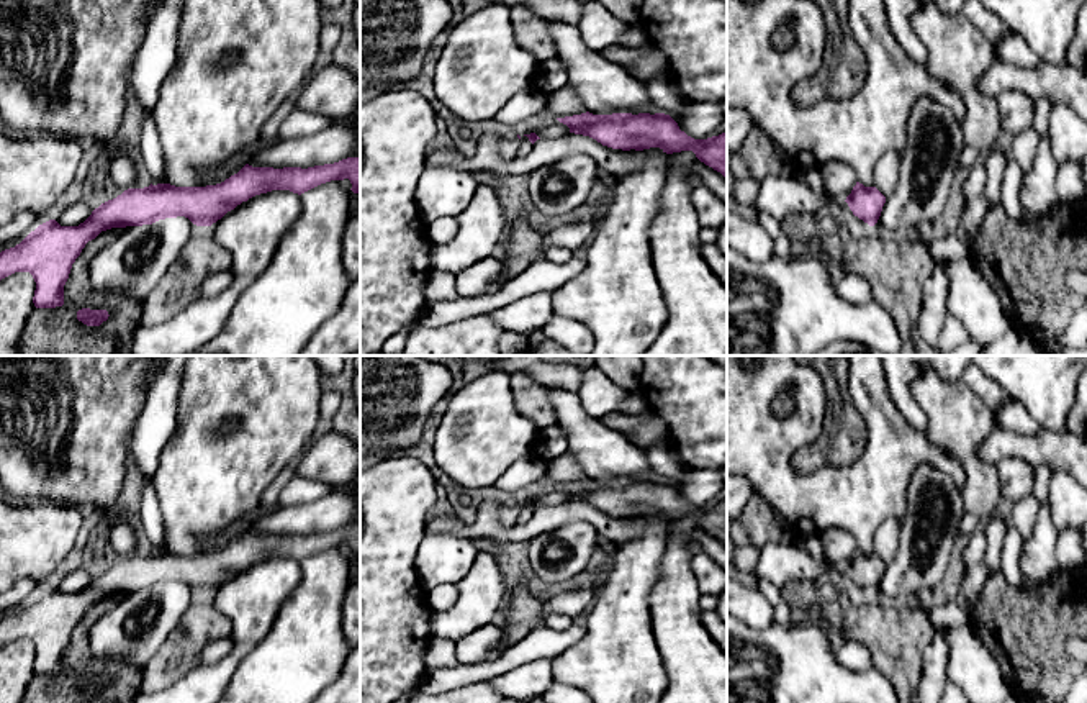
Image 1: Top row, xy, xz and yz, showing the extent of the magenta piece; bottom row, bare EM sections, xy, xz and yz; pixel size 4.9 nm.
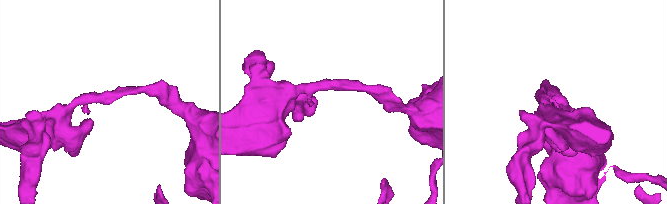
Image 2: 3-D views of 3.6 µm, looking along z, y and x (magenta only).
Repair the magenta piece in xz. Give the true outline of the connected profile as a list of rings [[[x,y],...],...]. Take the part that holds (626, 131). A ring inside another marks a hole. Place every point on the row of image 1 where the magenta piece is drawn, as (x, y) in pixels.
[[[586,111],[557,120],[566,125],[570,133],[589,136],[612,149],[643,151],[660,147],[666,154],[692,151],[701,162],[727,179],[727,133],[694,139],[665,113],[593,115]]]

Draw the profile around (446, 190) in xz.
[[[447,166],[426,167],[416,187],[421,218],[429,223],[442,216],[460,215],[478,185],[473,172]]]

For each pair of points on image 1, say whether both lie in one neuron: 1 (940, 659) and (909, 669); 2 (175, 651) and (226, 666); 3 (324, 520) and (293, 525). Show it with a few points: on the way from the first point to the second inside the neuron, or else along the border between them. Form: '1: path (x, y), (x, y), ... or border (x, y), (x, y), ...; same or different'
1: border (932, 626), (932, 641), (924, 653), (917, 685); different
2: border (200, 667), (190, 669), (171, 685); different
3: path (316, 520), (302, 520); same

